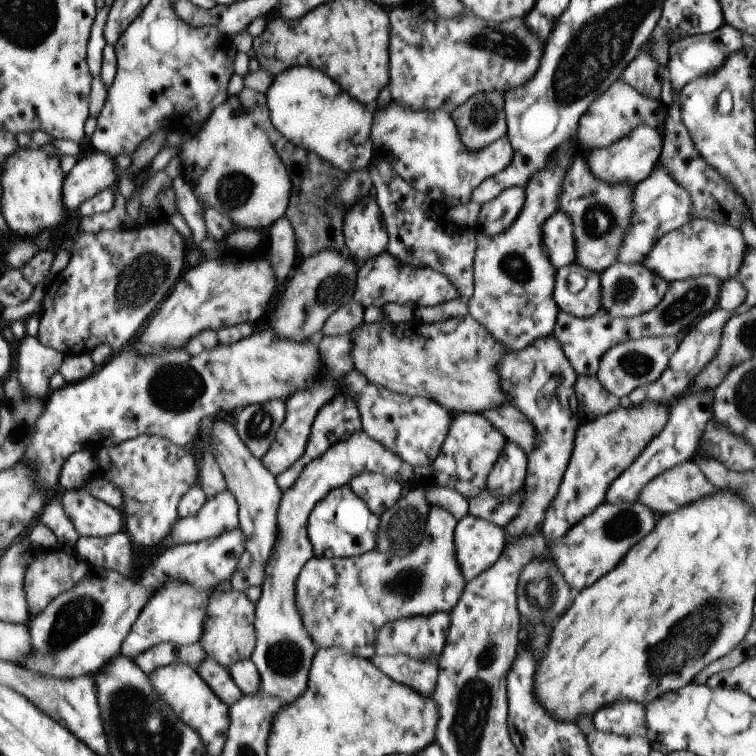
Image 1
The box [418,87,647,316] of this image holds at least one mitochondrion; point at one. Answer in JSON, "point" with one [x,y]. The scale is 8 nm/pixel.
{"point":[483,118]}

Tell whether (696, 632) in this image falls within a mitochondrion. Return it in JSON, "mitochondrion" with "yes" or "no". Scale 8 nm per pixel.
{"mitochondrion":"yes"}

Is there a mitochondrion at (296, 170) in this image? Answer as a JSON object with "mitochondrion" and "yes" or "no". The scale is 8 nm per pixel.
{"mitochondrion":"no"}

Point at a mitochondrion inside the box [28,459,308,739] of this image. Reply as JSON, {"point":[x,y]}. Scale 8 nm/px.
{"point":[80,614]}

